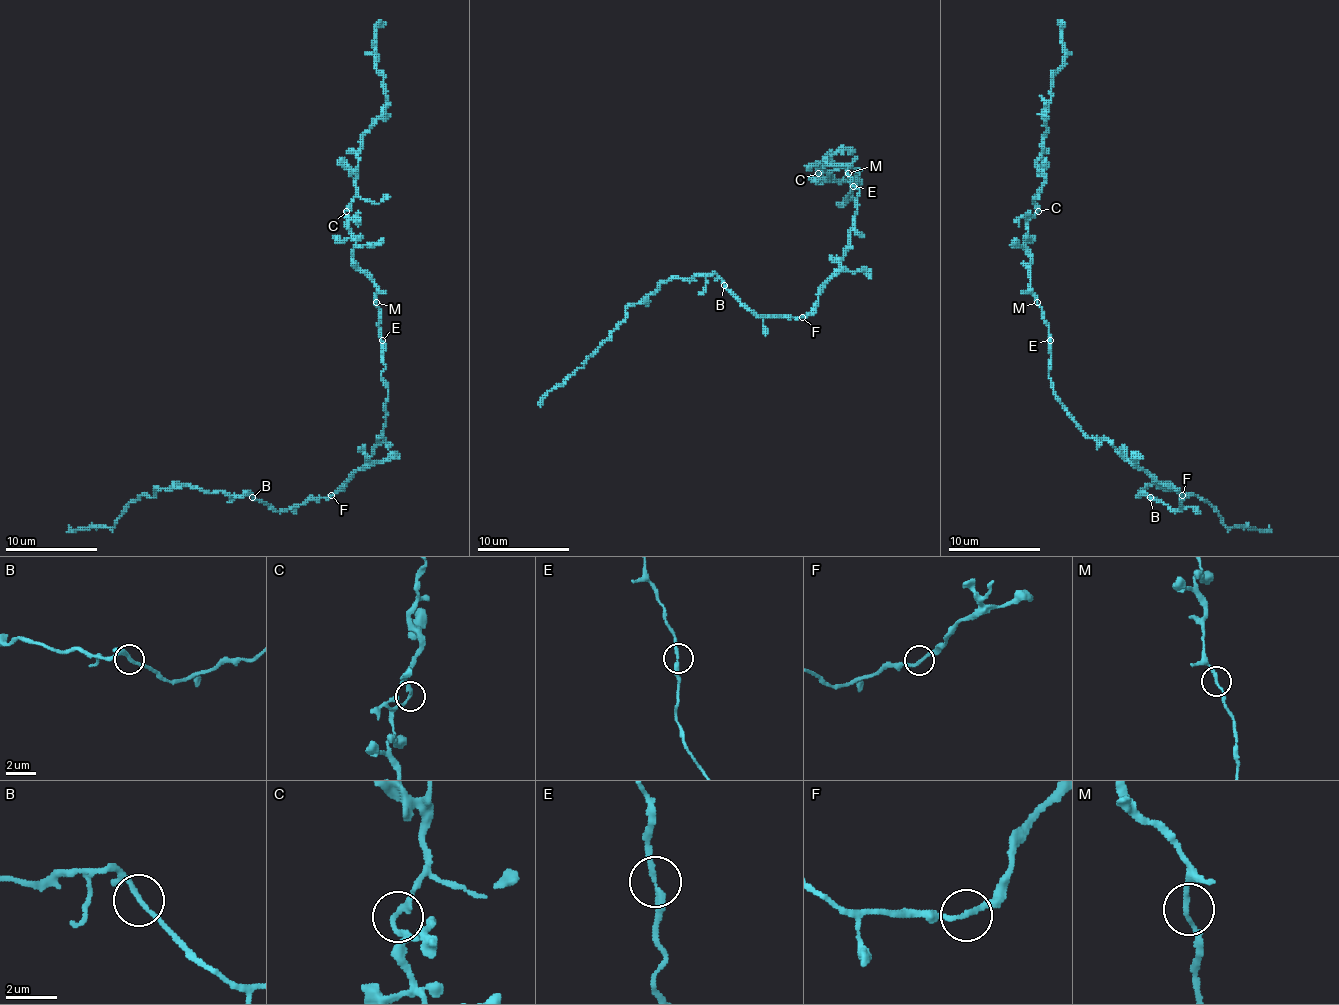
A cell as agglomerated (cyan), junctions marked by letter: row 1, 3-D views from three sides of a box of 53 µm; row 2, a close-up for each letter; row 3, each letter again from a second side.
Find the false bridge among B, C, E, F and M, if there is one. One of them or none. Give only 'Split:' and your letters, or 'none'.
Split: none

